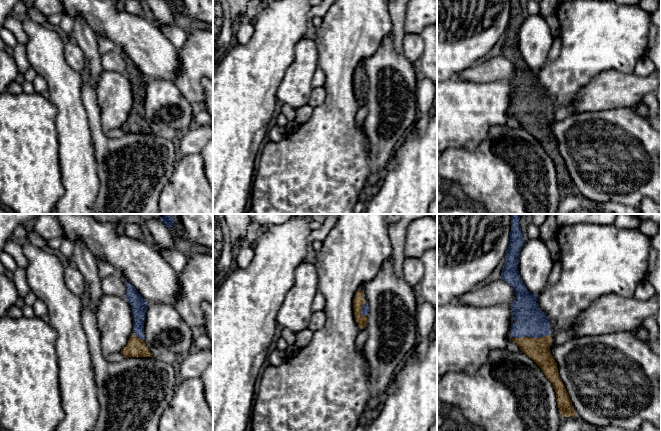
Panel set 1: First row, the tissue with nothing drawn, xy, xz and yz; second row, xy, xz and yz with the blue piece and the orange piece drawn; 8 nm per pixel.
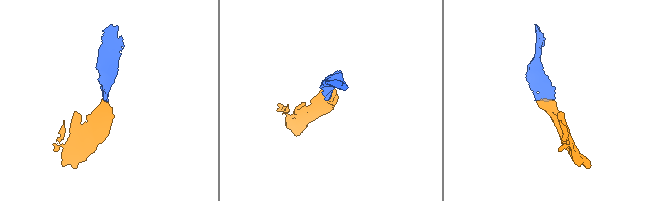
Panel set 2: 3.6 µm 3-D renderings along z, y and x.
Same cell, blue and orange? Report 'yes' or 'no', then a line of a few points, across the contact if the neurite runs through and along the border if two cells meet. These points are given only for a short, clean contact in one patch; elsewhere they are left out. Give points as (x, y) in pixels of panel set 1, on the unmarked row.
yes; line yz (532, 98), (531, 113), (538, 125)

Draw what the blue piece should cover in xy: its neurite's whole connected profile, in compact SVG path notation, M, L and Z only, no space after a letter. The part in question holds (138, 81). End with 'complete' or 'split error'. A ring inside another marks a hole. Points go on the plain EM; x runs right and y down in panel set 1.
M126 57L126 75L131 81L133 91L133 108L126 122L121 126L125 134L128 133L152 133L144 115L144 98L148 79L137 68L133 61Z | split error

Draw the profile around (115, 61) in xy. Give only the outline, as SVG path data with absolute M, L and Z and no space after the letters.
M118 48L101 55L101 66L103 71L118 72L126 74L126 57Z

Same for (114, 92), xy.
M103 71L95 88L105 133L121 128L133 108L131 81L126 74Z

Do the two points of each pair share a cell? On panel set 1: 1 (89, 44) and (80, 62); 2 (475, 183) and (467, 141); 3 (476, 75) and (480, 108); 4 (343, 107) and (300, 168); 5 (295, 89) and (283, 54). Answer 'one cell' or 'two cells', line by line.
1: two cells
2: two cells
3: two cells
4: one cell
5: two cells

